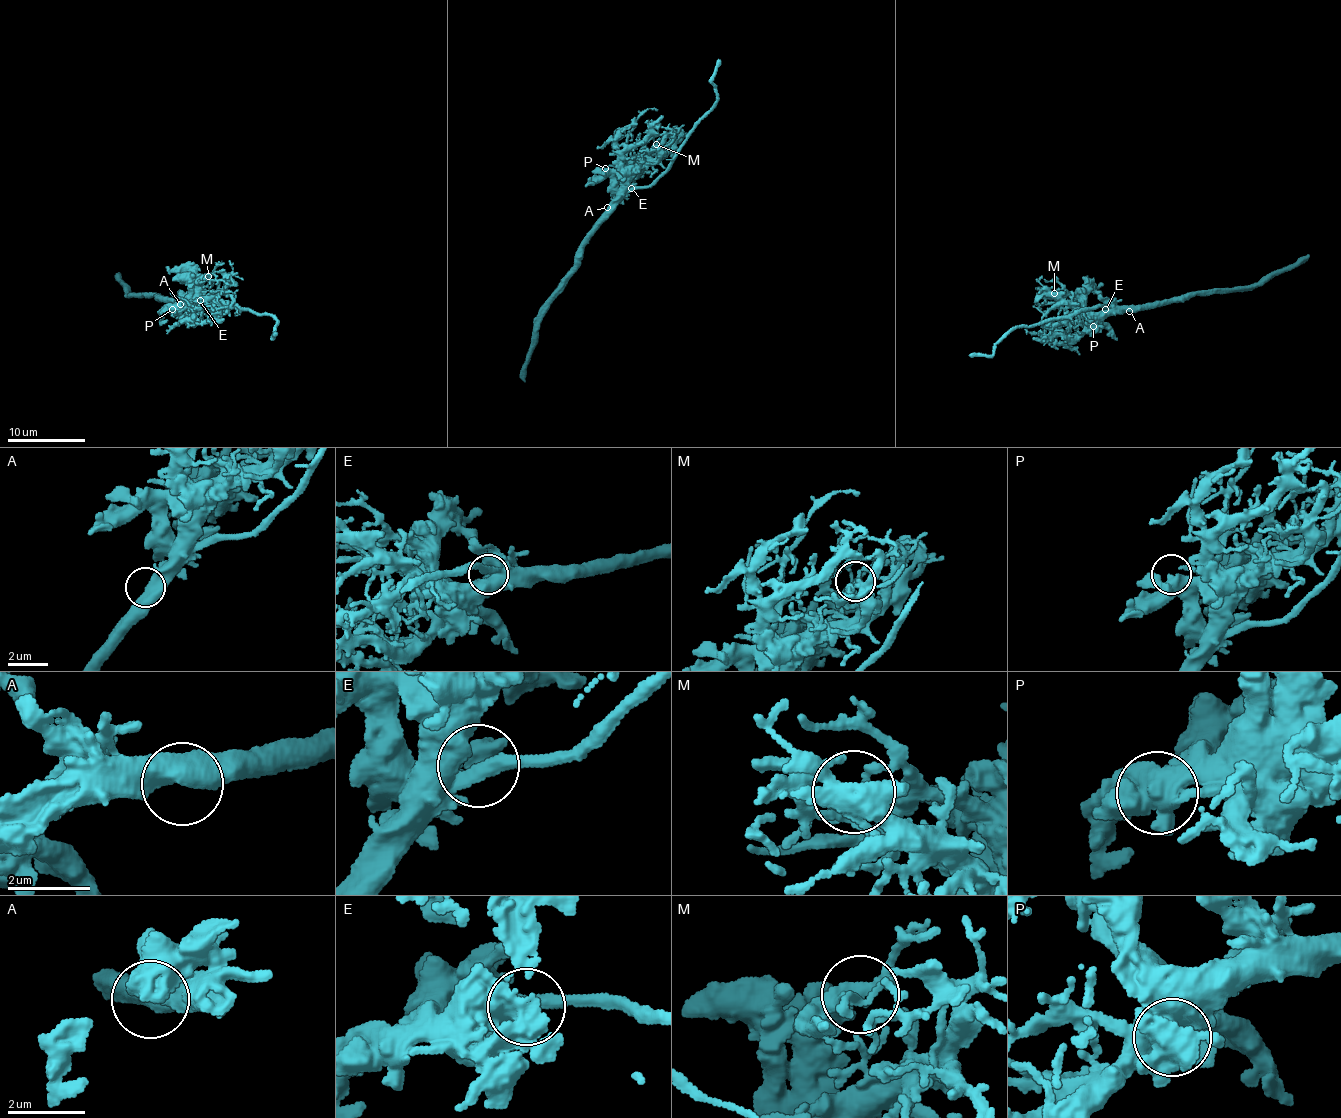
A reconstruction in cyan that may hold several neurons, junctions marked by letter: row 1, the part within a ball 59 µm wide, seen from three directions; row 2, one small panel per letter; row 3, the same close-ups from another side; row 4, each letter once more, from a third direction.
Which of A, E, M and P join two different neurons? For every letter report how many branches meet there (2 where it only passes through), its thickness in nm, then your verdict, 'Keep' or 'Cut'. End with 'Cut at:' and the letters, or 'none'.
A: Branches: 3. Thickness 480 nm. Keep
E: Branches: 2. Thickness 300 nm. Keep
M: Branches: 4. Thickness 140 nm. Keep
P: Branches: 3. Thickness 500 nm. Keep
Cut at: none

